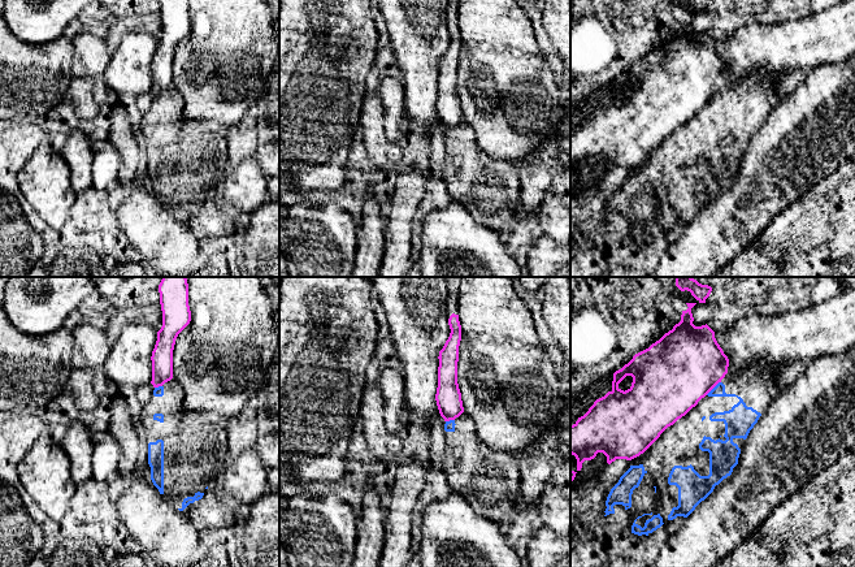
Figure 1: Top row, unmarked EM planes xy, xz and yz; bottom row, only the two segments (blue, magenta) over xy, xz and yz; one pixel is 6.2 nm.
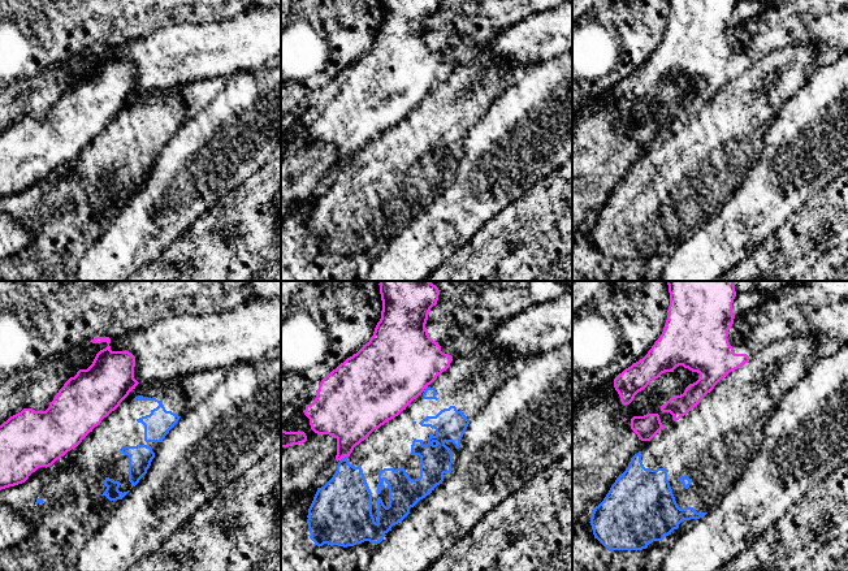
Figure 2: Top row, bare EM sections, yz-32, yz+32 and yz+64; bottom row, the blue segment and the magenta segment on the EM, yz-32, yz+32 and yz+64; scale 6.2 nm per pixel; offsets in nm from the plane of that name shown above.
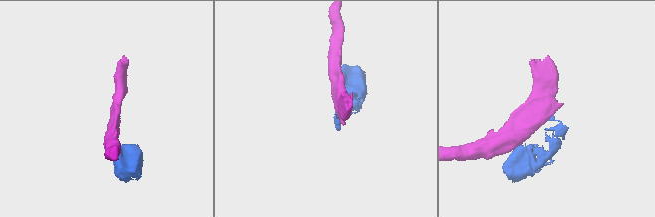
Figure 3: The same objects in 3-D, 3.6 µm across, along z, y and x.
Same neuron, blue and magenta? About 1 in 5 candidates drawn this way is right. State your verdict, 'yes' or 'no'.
no

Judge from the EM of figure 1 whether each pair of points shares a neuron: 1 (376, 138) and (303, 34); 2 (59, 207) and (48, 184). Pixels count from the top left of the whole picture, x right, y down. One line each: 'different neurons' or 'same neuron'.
1: different neurons
2: same neuron

